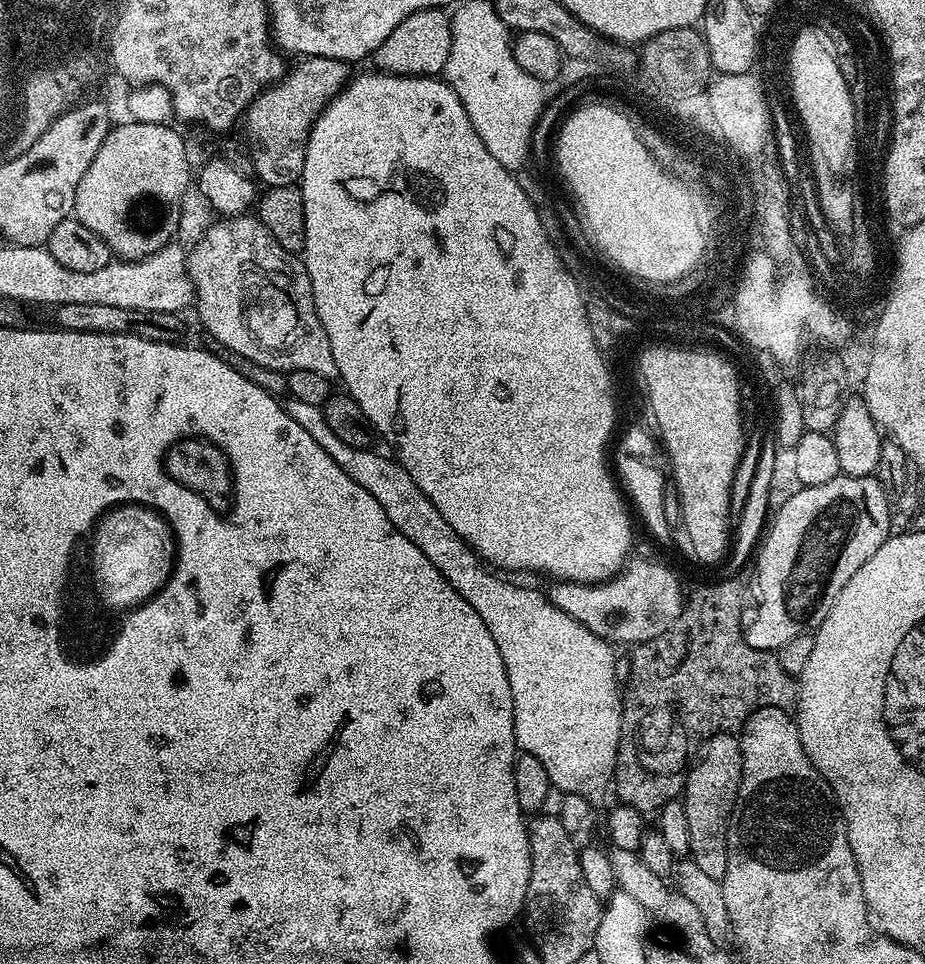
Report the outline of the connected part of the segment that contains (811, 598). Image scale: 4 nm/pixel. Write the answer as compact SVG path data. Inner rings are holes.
M843 474L822 482L822 486L801 486L784 506L774 512L754 556L756 562L756 596L760 605L756 617L744 624L744 637L750 646L763 652L779 650L799 636L815 633L830 606L842 594L842 586L854 578L862 562L878 550L892 531L893 509L888 508L890 497L884 492L875 475L845 476Z

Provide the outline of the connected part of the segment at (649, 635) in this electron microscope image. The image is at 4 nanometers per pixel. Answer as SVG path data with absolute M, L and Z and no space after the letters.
M629 559L624 567L610 580L599 584L575 584L572 580L553 583L552 589L547 589L546 595L552 605L562 610L582 626L589 628L594 634L603 636L605 640L613 645L628 644L635 646L658 638L678 618L678 614L685 606L685 593L680 593L680 580L664 564L656 560L635 560Z

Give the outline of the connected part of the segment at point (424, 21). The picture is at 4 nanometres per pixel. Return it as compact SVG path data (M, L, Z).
M427 8L402 18L398 26L382 46L378 46L374 57L375 67L381 72L391 72L394 76L434 76L439 77L446 66L450 53L451 22L444 8Z

